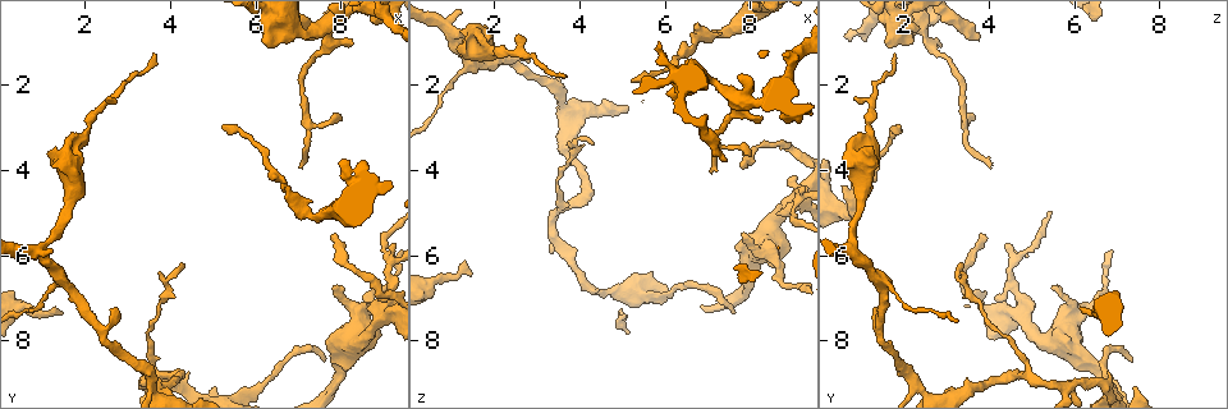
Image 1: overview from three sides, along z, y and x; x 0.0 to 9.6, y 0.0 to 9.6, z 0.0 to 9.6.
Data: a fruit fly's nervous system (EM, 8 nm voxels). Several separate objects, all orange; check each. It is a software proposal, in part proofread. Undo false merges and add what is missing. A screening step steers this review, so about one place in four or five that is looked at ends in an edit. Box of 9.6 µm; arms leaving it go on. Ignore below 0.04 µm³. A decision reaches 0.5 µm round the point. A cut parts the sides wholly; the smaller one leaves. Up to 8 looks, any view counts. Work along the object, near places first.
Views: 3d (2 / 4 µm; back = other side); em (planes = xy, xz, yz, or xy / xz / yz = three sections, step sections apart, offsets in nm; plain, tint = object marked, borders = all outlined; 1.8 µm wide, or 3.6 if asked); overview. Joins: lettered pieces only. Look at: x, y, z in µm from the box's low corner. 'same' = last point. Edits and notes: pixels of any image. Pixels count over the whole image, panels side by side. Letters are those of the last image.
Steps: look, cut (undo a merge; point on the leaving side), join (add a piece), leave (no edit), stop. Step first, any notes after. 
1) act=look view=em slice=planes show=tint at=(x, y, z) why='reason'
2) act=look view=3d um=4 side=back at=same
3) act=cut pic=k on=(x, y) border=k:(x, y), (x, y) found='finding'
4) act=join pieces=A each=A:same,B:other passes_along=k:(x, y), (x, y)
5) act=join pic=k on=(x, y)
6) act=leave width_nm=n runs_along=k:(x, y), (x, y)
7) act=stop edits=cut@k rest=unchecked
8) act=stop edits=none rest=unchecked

act=look view=em slice=planes show=borders at=(5.25, 2.95, 1.90) why='an open end'

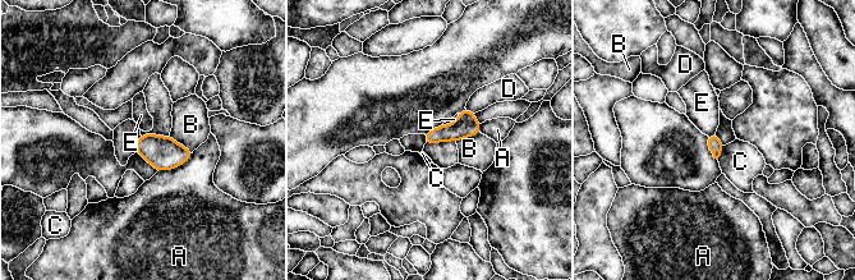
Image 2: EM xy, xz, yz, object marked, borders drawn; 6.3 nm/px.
act=leave width_nm=90 each=A:other,B:other,C:other,D:other,E:other border=2:(474, 113), (474, 118), (481, 123) found='none of them fits'

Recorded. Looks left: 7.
act=look view=em slice=xz step=4 show=borders at=(2.55, 2.30, 0.90) why='branch stops here'

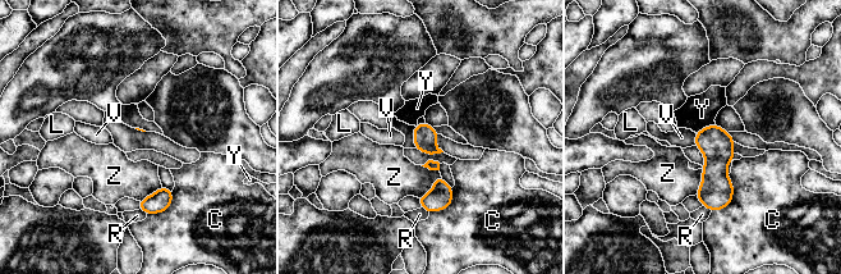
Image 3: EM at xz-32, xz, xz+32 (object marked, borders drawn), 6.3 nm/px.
act=leave each=C:other,L:other,R:other,V:other,Y:other,Z:other border=3:(715, 123), (701, 128), (695, 133) found='none of them fits'

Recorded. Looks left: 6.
act=look view=3d um=2 side=back at=(7.35, 0.90, 3.80) why='branch stops here'

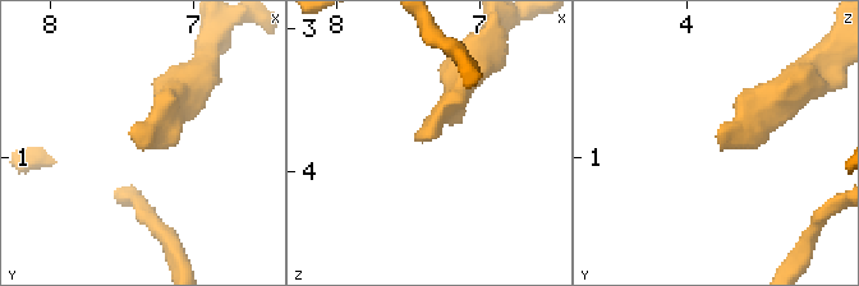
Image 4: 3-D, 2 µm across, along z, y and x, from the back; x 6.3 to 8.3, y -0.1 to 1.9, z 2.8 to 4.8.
act=look view=em slice=yz step=8 show=borders at=(7.36, 0.92, 3.76)

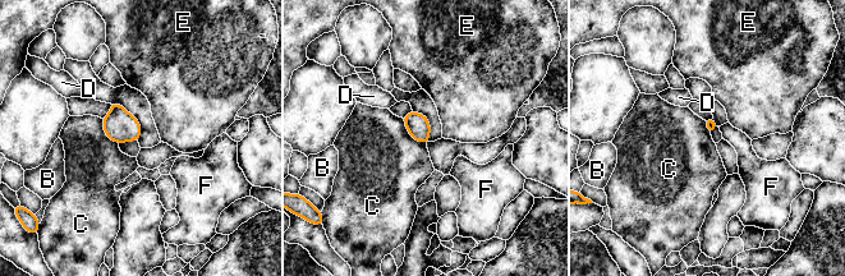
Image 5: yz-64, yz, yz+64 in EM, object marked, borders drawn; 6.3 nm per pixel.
act=look view=em slice=planes show=borders at=same

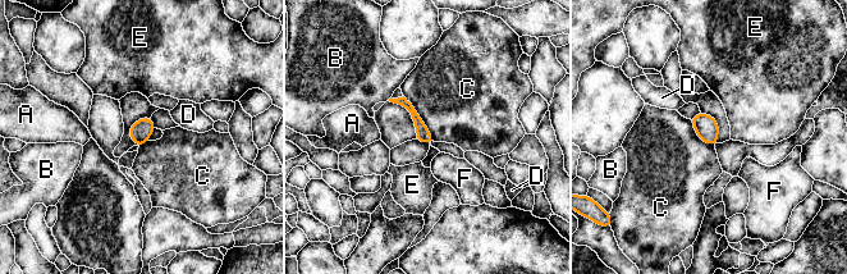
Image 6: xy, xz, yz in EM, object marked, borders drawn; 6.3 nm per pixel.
act=leave each=A:other,B:other,C:other,D:other,E:other,F:other found='none of them fits'

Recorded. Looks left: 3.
act=look view=em slice=planes show=borders at=(7.95, 2.85, 3.70)

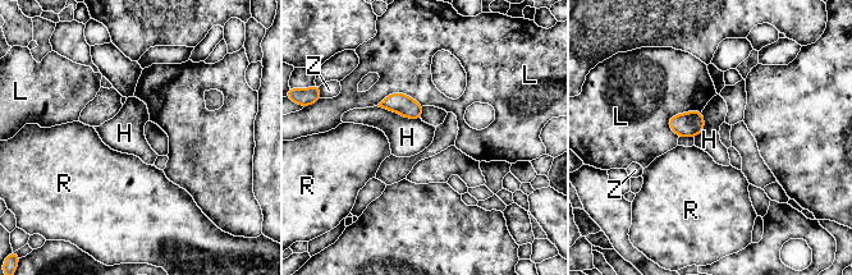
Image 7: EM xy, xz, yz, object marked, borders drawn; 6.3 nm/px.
act=leave each=H:other,L:other,R:other,Z:other border=7:(378, 105), (407, 118), (421, 120) found='no lettered piece goes on from it'

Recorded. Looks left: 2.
act=stop edits=none rest=unchecked

